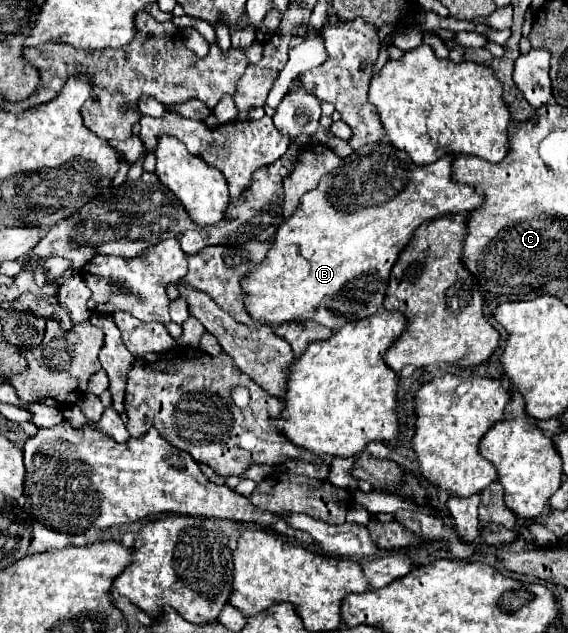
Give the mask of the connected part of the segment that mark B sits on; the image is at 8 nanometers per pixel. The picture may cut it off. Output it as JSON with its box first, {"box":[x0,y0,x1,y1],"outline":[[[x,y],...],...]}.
{"box":[240,140,482,330],"outline":[[[386,140],[354,150],[314,190],[302,196],[296,212],[276,230],[266,258],[242,280],[240,288],[250,318],[268,326],[280,326],[292,320],[316,320],[326,328],[338,330],[346,322],[356,322],[382,310],[390,266],[394,266],[410,234],[424,222],[446,214],[468,212],[482,204],[482,196],[476,190],[452,182],[452,160],[454,156],[444,156],[434,164],[414,166],[408,154],[394,150]]]}

